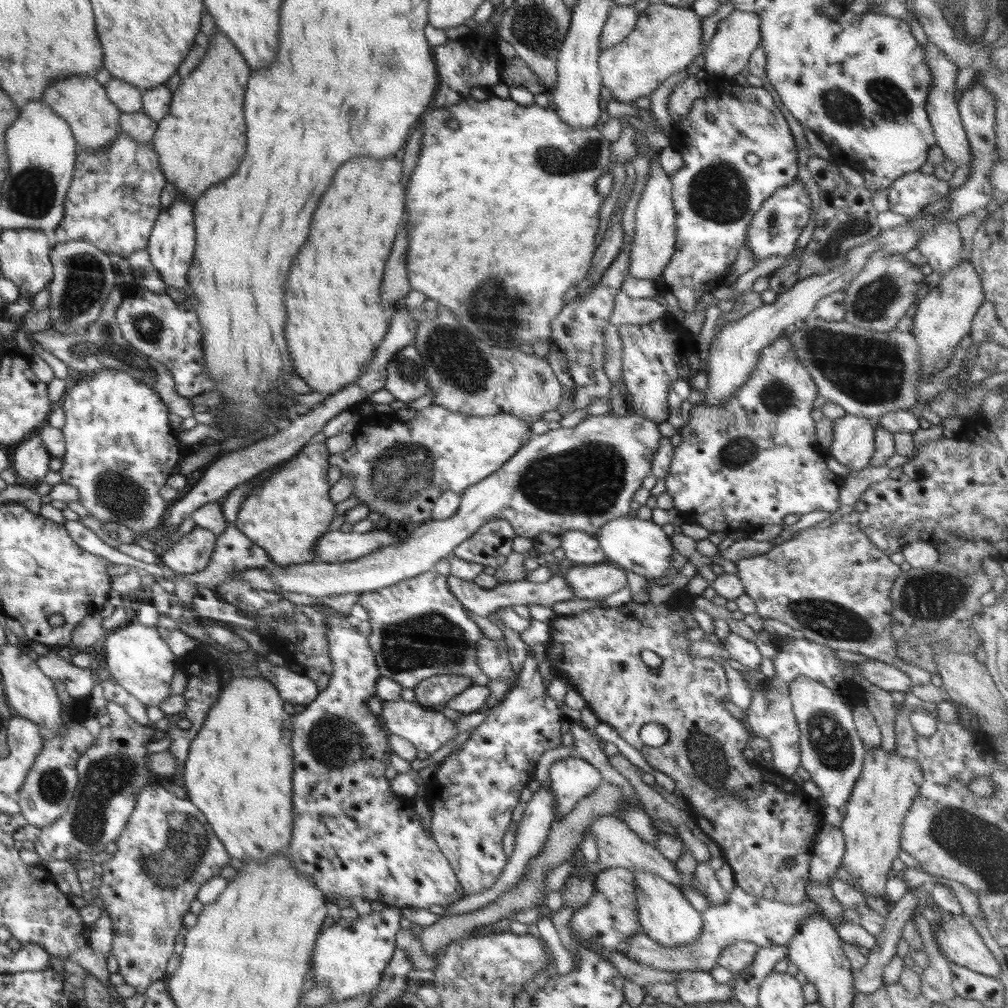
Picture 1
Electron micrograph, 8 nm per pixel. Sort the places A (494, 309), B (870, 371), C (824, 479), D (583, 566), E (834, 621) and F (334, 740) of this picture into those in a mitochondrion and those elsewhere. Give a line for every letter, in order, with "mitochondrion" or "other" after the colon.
A: mitochondrion
B: mitochondrion
C: other
D: other
E: mitochondrion
F: mitochondrion

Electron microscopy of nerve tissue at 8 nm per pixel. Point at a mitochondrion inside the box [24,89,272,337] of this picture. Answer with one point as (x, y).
(85, 276)

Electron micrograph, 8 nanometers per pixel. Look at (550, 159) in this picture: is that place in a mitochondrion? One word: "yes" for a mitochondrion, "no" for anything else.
yes

